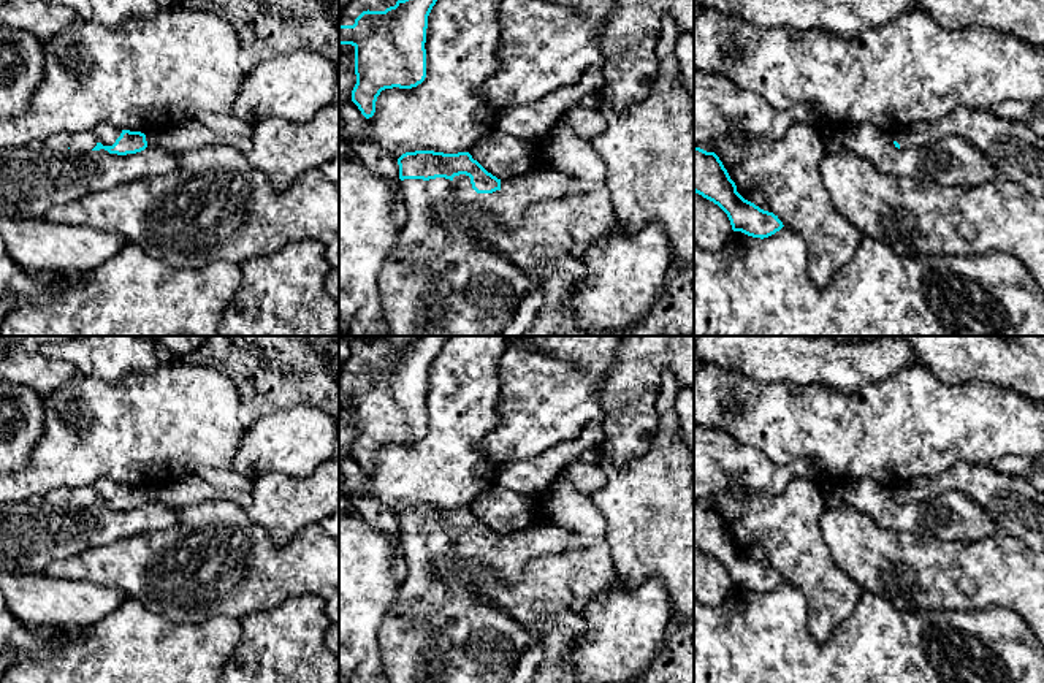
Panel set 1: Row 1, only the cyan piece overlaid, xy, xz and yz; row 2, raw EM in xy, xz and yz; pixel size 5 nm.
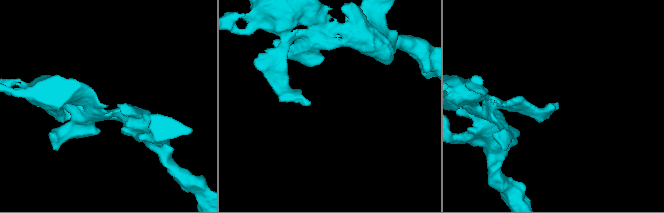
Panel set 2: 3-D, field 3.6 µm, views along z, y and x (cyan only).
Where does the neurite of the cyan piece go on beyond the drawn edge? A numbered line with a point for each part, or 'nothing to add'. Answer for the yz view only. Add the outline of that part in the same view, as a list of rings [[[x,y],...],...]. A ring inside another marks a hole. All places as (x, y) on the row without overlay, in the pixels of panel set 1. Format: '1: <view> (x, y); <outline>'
1: yz (1016, 506); [[[958,463],[935,477],[911,480],[892,491],[900,502],[914,504],[957,490],[974,499],[992,518],[996,532],[1019,537],[1044,551],[1044,491],[1027,475],[1008,475],[990,464]]]

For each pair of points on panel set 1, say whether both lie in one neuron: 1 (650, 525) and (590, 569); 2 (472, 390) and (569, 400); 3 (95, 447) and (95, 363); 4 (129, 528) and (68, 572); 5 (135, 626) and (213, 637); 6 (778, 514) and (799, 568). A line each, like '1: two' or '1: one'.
1: two
2: two
3: two
4: two
5: one
6: one

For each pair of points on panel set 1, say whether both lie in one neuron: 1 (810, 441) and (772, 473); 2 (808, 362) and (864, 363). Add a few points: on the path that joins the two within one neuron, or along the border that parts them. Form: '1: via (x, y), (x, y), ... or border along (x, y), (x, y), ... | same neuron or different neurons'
1: border along (748, 447), (780, 465), (819, 465) | different neurons
2: via (823, 362), (845, 363), (849, 358) | same neuron

